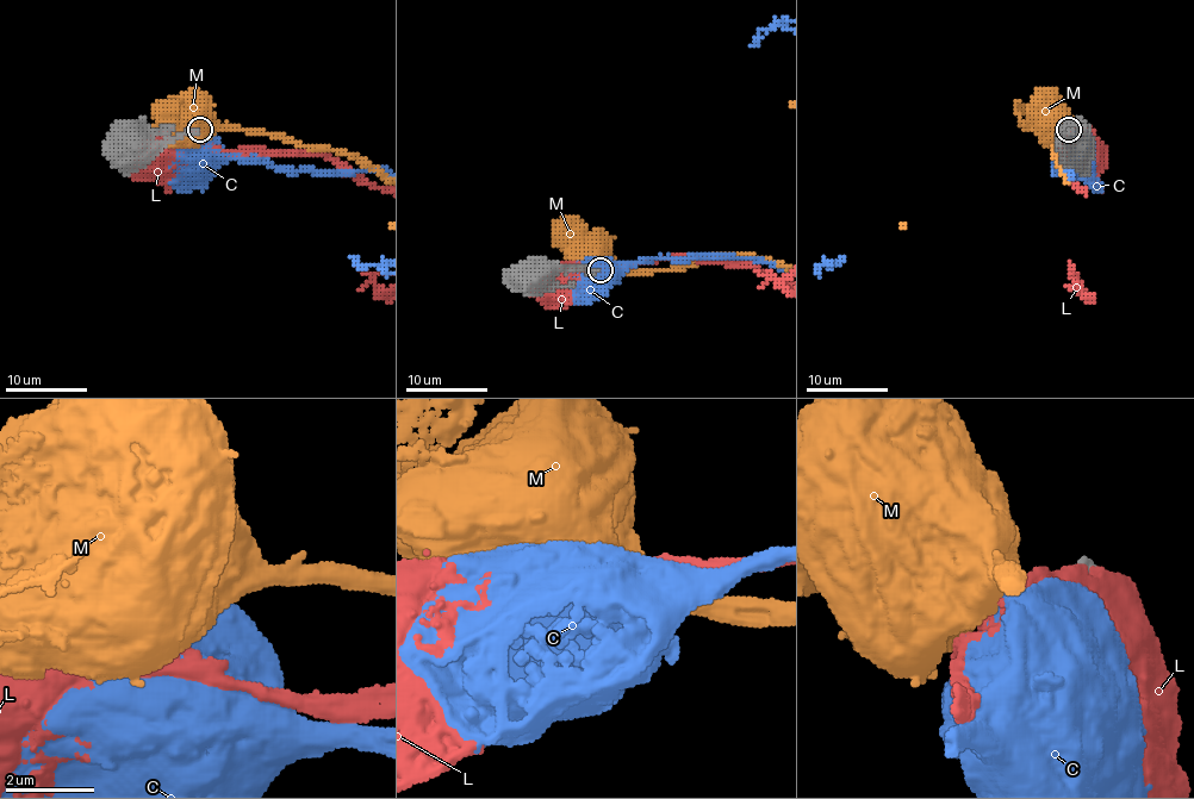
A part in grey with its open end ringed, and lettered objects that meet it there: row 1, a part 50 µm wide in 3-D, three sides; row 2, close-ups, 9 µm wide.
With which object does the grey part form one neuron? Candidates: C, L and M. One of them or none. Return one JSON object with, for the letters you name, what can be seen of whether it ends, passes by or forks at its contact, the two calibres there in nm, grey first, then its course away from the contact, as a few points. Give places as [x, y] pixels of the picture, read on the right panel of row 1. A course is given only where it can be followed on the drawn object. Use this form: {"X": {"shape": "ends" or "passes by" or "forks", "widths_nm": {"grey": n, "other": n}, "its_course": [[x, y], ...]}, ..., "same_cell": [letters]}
{"same_cell": []}

